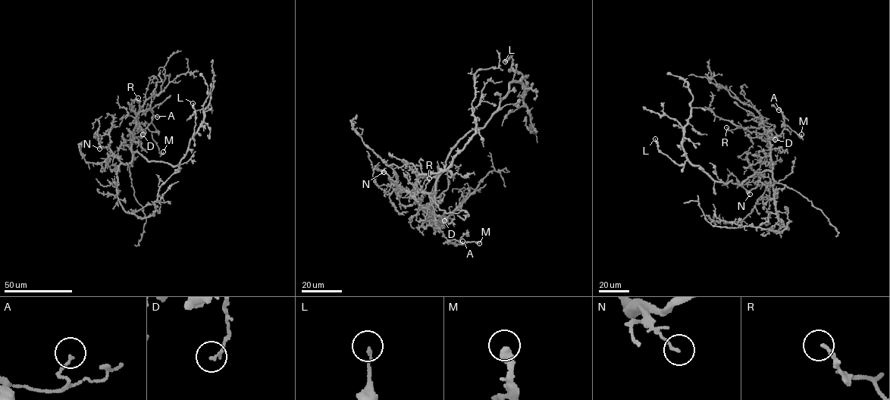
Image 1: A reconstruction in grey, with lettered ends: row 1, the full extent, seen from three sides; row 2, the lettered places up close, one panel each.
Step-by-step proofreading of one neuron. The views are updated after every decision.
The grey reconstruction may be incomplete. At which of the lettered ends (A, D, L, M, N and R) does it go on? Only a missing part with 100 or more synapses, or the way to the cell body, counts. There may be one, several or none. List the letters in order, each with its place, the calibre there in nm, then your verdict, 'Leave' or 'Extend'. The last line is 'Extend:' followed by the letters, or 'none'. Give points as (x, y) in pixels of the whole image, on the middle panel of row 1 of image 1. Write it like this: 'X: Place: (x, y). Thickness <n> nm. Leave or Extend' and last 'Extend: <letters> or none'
A: Place: (462, 241). Thickness 110 nm. Leave
D: Place: (444, 220). Thickness 130 nm. Leave
L: Place: (505, 61). Thickness 140 nm. Leave
M: Place: (479, 243). Thickness 360 nm. Leave
N: Place: (383, 172). Thickness 110 nm. Leave
R: Place: (429, 178). Thickness 160 nm. Leave
Extend: none

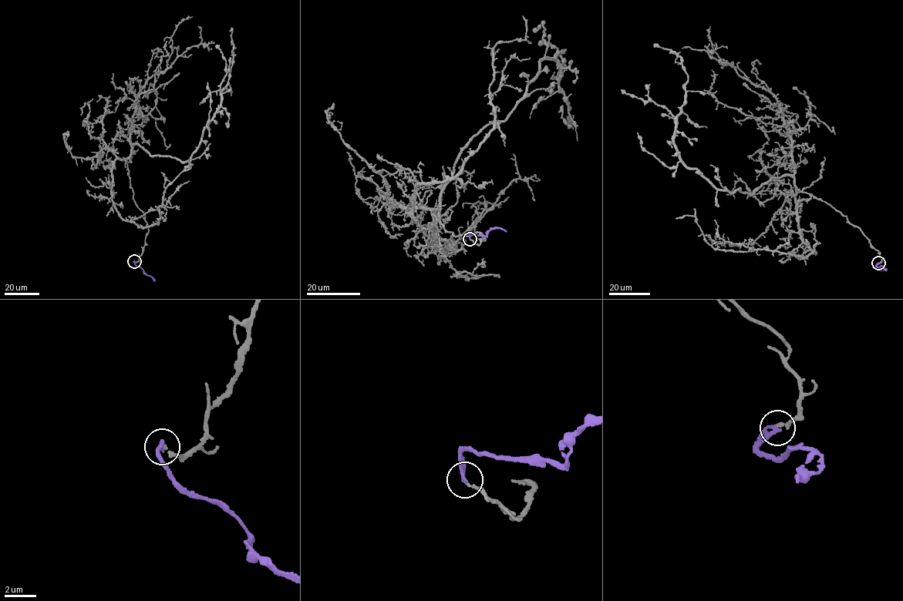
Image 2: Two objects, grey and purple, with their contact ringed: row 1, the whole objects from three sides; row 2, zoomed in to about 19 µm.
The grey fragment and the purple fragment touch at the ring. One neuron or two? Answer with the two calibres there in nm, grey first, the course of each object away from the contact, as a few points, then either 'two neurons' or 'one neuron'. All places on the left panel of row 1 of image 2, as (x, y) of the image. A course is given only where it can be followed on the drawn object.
140 nm thick on the grey side, 280 nm on the other; grey runs (134, 261), (149, 229), (133, 199), (125, 161), (135, 143), (152, 156), (189, 159), (227, 85), (231, 28); purple runs (134, 261), (136, 266), (155, 280); one neuron

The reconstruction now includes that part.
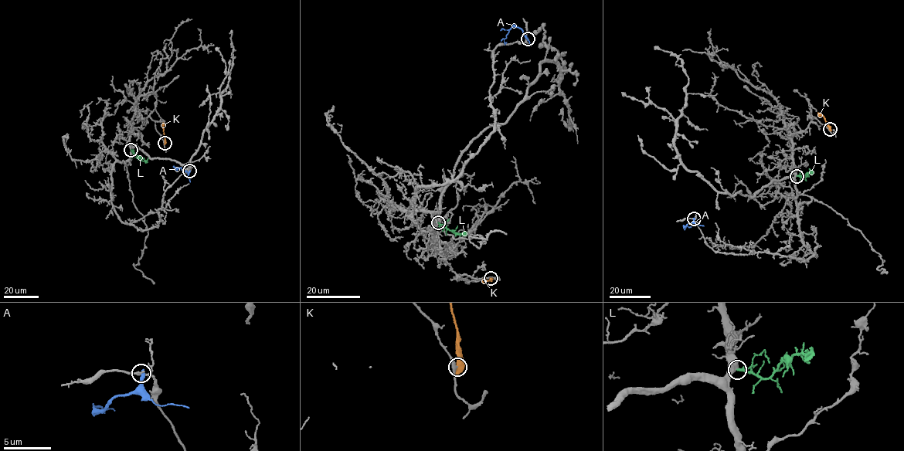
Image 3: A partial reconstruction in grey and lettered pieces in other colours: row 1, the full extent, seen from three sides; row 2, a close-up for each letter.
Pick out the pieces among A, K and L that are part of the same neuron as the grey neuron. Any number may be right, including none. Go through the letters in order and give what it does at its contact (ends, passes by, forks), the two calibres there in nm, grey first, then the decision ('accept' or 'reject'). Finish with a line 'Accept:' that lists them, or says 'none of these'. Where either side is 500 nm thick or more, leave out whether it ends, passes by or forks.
A: it ends | 180/360 nm | reject
K: 300/650 nm | reject
L: 600/240 nm | accept
Accept: L

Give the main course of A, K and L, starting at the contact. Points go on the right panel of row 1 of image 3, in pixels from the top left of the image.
A: (693, 218), (691, 222), (684, 226), (690, 227), (695, 224)
K: (830, 130), (824, 116), (818, 116)
L: (796, 175), (803, 178), (807, 172), (811, 173), (809, 169)

